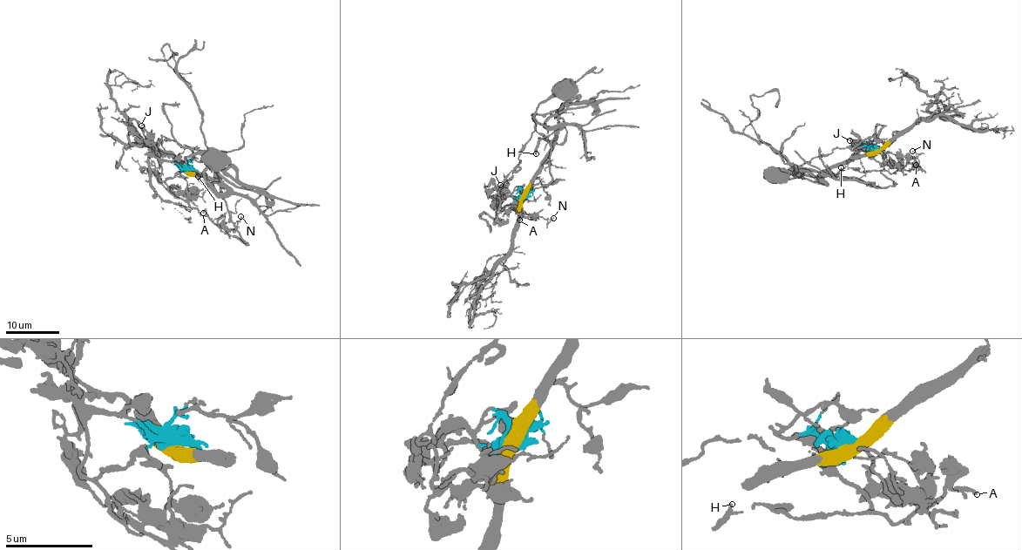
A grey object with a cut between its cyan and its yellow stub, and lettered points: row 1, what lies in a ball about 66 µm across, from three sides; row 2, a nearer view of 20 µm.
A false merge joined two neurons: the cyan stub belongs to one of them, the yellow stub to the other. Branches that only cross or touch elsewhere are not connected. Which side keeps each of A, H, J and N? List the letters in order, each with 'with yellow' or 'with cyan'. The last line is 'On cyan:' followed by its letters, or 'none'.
A: with cyan
H: with yellow
J: with cyan
N: with cyan
On cyan: A, J, N

